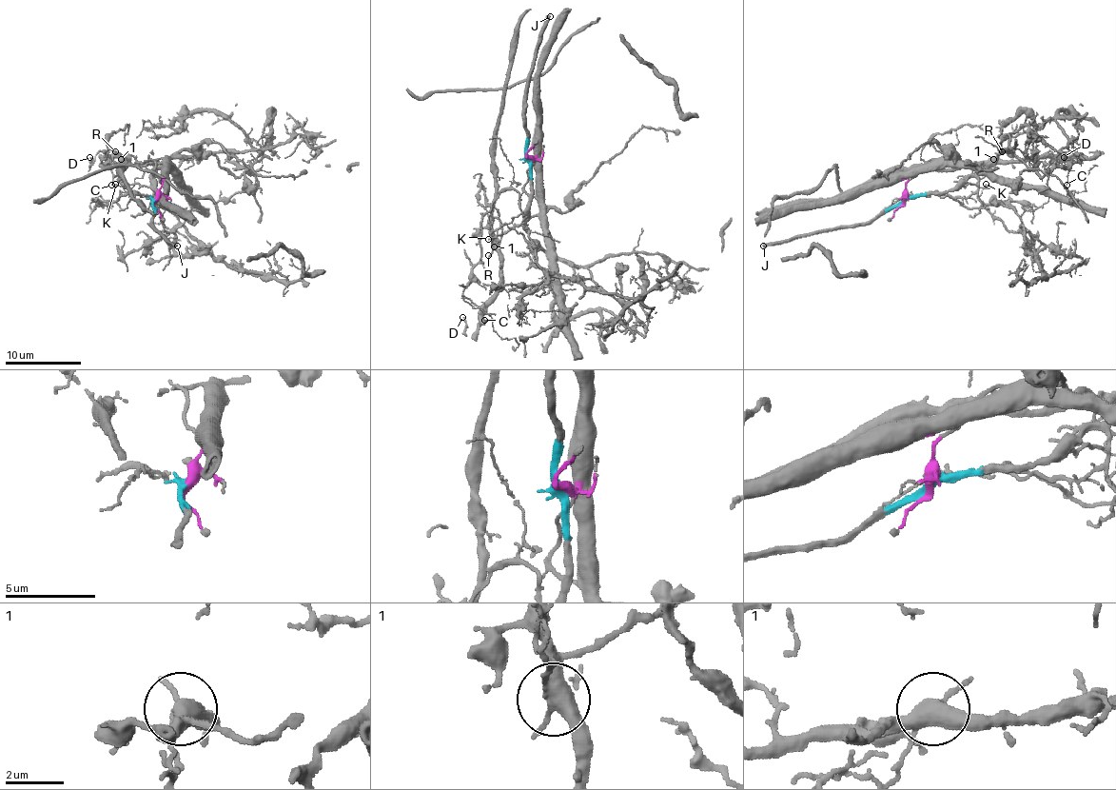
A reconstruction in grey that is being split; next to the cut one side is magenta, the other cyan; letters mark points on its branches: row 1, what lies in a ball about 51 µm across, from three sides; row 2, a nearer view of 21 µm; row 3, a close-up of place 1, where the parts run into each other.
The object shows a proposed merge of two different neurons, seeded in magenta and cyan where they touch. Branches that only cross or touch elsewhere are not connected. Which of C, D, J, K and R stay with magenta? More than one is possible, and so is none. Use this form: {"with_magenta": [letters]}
{"with_magenta": ["C", "D", "R"]}

